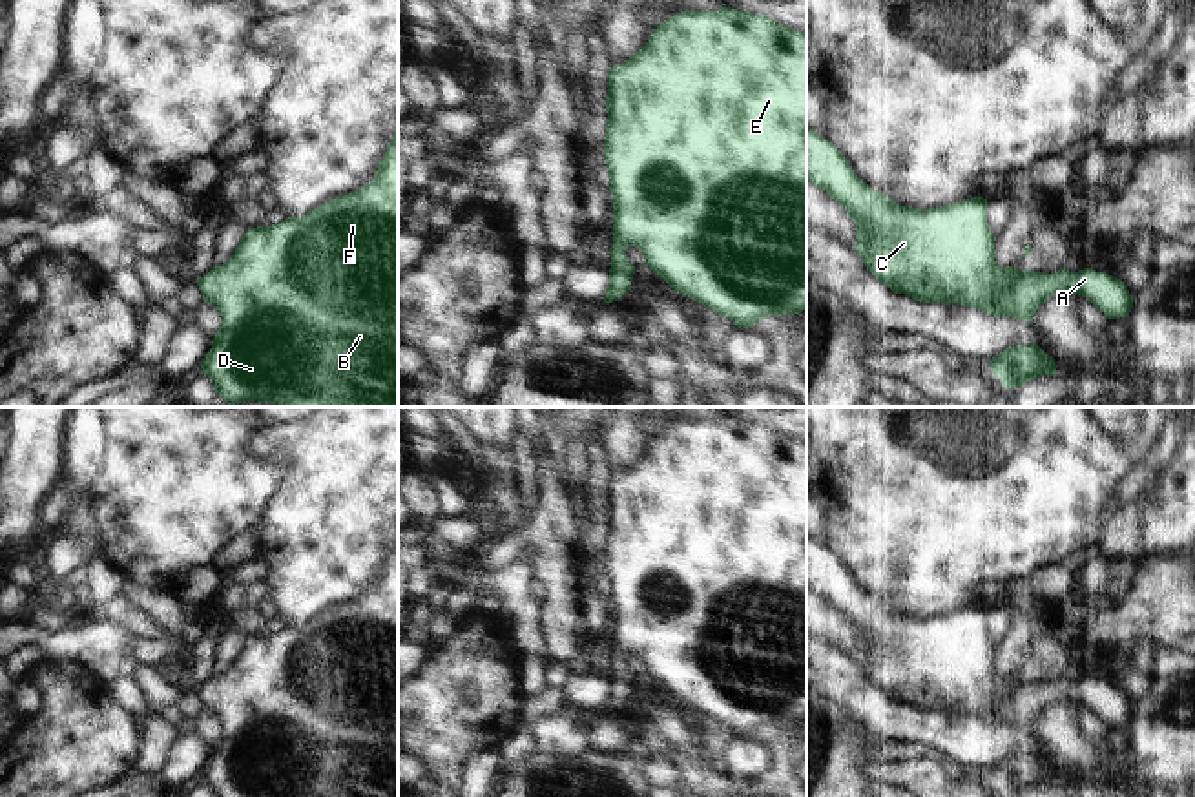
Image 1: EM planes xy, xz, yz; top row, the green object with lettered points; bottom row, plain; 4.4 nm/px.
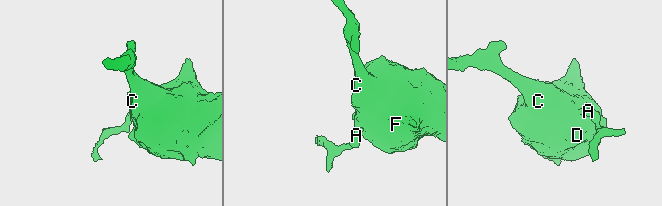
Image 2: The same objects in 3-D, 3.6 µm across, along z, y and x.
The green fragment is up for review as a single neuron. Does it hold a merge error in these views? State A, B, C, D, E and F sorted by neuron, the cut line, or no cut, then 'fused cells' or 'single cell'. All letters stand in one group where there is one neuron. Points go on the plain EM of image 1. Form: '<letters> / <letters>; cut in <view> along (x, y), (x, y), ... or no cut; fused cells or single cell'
A B C D E F; no cut; single cell

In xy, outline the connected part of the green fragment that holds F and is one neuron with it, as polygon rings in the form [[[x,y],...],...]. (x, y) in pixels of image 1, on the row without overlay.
[[[398,534],[374,587],[358,600],[336,606],[303,626],[288,626],[272,635],[246,638],[232,666],[197,688],[204,709],[221,724],[201,777],[215,797],[398,797]]]

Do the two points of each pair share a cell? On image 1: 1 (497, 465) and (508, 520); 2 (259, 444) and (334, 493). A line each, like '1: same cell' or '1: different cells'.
1: same cell
2: same cell

